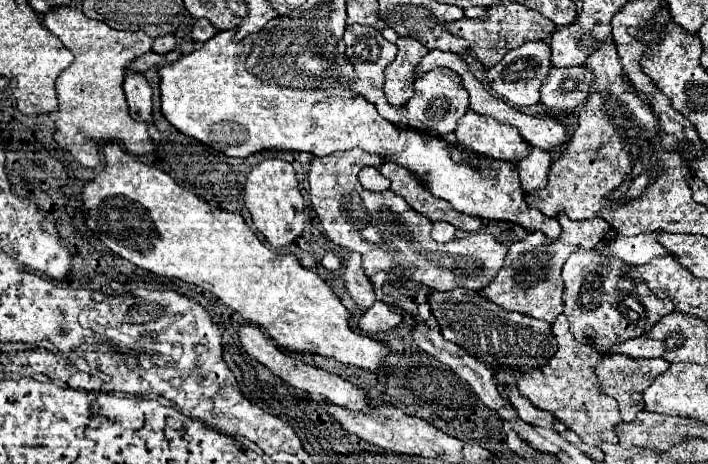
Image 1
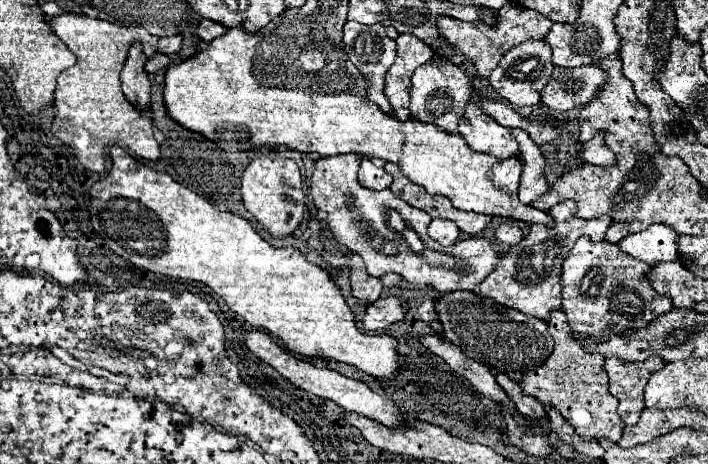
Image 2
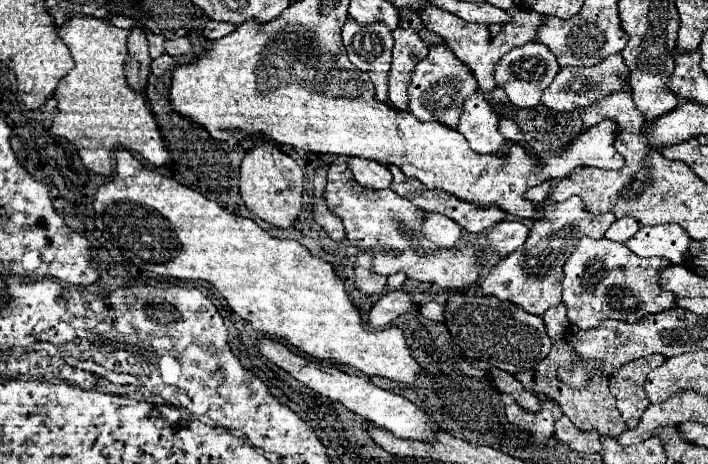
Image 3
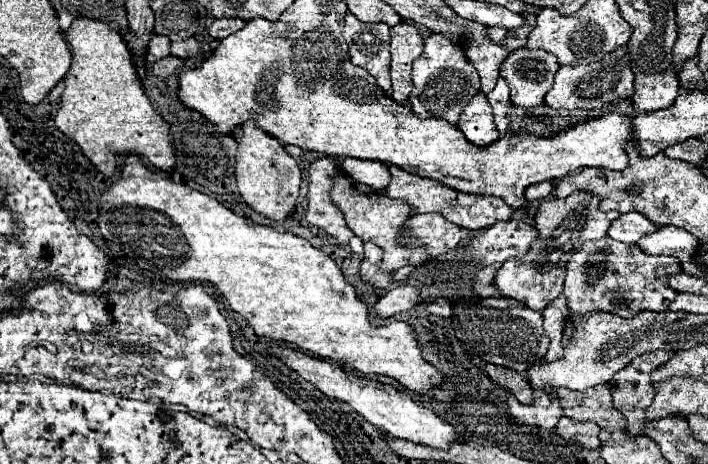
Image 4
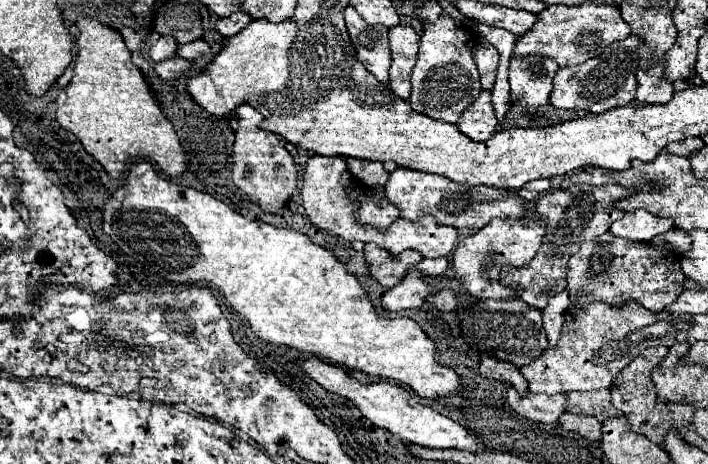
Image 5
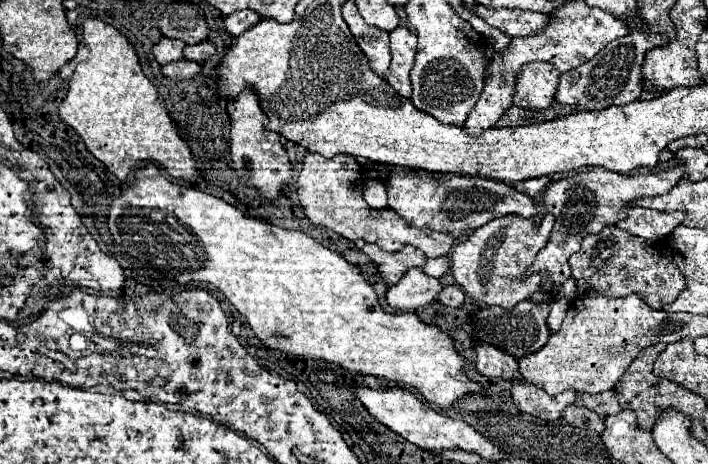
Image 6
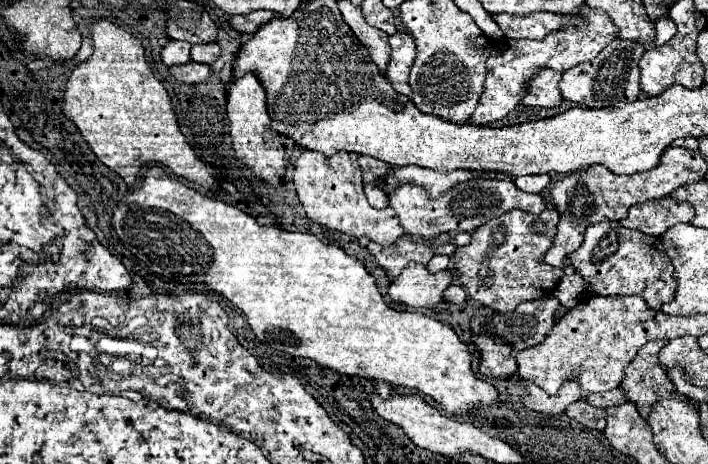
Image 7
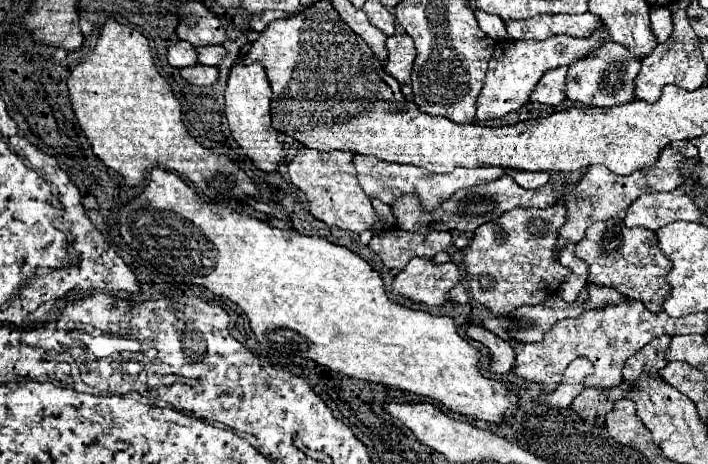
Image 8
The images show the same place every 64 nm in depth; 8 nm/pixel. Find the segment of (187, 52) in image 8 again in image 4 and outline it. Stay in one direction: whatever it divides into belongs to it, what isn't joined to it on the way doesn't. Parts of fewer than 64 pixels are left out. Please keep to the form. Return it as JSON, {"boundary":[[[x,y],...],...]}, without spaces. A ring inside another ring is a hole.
{"boundary":[[[152,36],[150,40],[150,54],[154,60],[160,60],[170,54],[170,38],[168,36]]]}

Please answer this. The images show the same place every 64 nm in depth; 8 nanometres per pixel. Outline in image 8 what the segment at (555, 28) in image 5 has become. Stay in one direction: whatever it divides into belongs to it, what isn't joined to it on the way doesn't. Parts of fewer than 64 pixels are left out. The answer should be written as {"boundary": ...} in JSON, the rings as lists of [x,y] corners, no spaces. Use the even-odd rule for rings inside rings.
{"boundary":[[[602,24],[600,32],[596,32],[596,36],[588,36],[588,38],[574,38],[574,36],[550,36],[550,38],[546,38],[544,42],[536,42],[536,40],[512,40],[512,42],[504,42],[504,44],[496,46],[496,50],[494,50],[494,56],[492,56],[492,60],[490,60],[490,64],[488,64],[486,82],[484,82],[484,86],[482,86],[482,92],[480,92],[480,96],[478,96],[478,110],[476,110],[476,120],[496,120],[496,118],[502,118],[502,116],[506,116],[508,112],[514,112],[514,110],[518,110],[520,106],[524,106],[524,104],[528,102],[528,96],[532,94],[534,86],[538,84],[540,76],[542,76],[546,70],[550,70],[550,68],[558,68],[558,66],[570,66],[572,62],[576,62],[576,60],[580,60],[580,58],[586,58],[586,56],[590,56],[590,54],[592,54],[596,48],[600,48],[600,46],[602,46],[606,40],[610,40],[610,36],[608,36],[608,30],[606,30],[606,28],[604,28],[604,24]]]}

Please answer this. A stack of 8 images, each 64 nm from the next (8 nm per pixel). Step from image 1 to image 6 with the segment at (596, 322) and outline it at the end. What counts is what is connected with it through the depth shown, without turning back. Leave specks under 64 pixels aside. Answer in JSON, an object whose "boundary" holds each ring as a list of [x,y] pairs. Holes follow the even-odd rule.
{"boundary":[[[616,226],[604,228],[600,234],[586,236],[582,248],[570,256],[572,280],[576,282],[576,298],[584,296],[606,296],[606,298],[624,298],[630,292],[638,294],[650,308],[662,310],[664,304],[670,304],[684,290],[684,274],[672,260],[668,244],[658,240],[640,240],[630,236]]]}

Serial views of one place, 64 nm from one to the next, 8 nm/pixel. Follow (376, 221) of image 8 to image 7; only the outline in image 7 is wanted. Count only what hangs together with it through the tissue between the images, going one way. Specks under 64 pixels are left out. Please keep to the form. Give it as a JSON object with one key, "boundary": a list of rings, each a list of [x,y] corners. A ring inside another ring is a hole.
{"boundary":[[[302,150],[302,154],[298,156],[298,160],[294,164],[292,182],[296,186],[300,204],[306,210],[306,216],[316,224],[344,232],[352,238],[368,236],[372,242],[376,242],[380,246],[392,246],[402,236],[410,236],[412,242],[420,242],[420,244],[430,244],[430,246],[436,244],[436,238],[412,236],[412,234],[404,232],[396,212],[392,212],[390,206],[384,208],[384,212],[380,212],[368,204],[368,200],[362,192],[360,166],[348,152],[336,152],[334,156],[322,156],[320,152]]]}

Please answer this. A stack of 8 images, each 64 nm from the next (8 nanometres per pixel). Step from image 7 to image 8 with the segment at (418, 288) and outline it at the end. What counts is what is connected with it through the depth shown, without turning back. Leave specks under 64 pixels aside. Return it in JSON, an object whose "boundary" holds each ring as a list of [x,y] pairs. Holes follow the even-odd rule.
{"boundary":[[[412,258],[394,278],[392,292],[410,298],[416,304],[442,306],[452,286],[460,282],[460,268],[452,262],[436,266],[426,258]]]}

